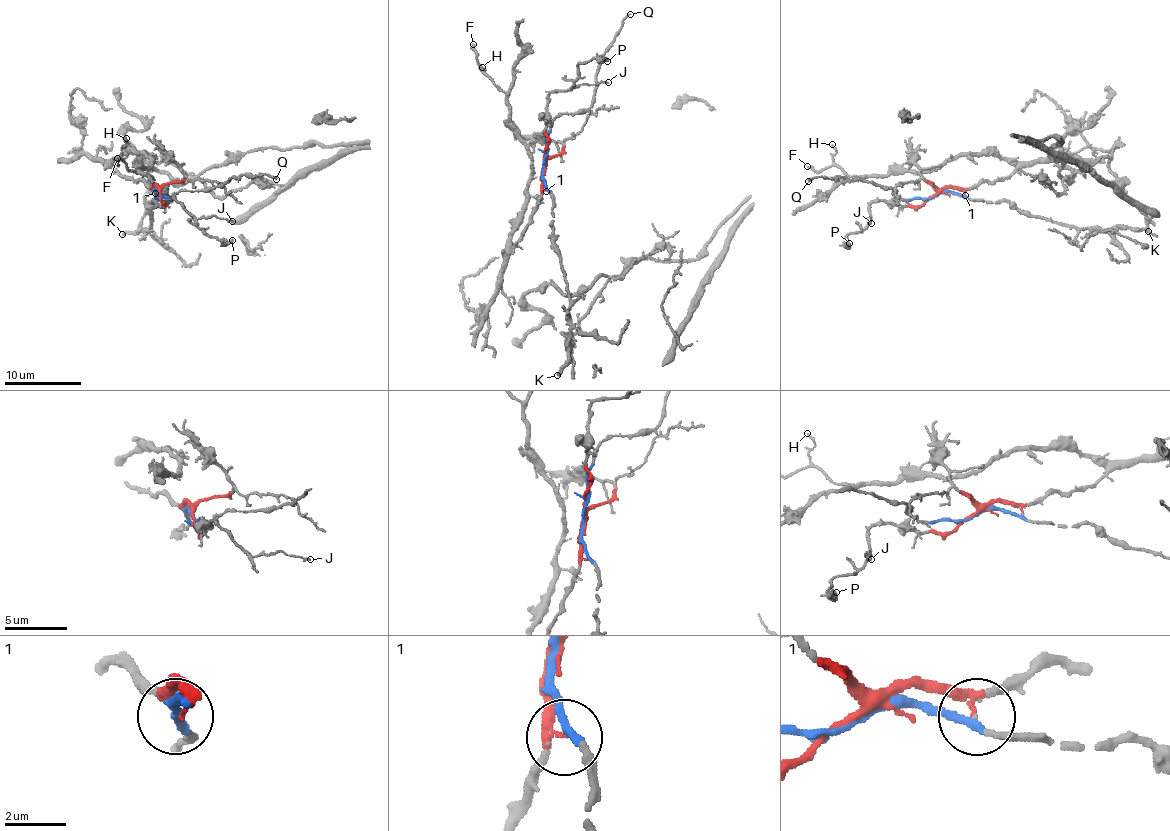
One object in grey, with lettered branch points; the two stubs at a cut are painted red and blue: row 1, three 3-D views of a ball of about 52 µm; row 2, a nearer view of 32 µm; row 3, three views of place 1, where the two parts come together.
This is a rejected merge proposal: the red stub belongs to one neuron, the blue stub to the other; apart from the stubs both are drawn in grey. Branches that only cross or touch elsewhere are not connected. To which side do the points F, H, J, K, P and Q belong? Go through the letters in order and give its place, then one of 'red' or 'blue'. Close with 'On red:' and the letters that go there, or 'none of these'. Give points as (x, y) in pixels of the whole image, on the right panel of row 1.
F: (807, 166) | red
H: (832, 144) | red
J: (871, 223) | red
K: (1148, 231) | blue
P: (849, 243) | red
Q: (808, 181) | blue
On red: F, H, J, P

